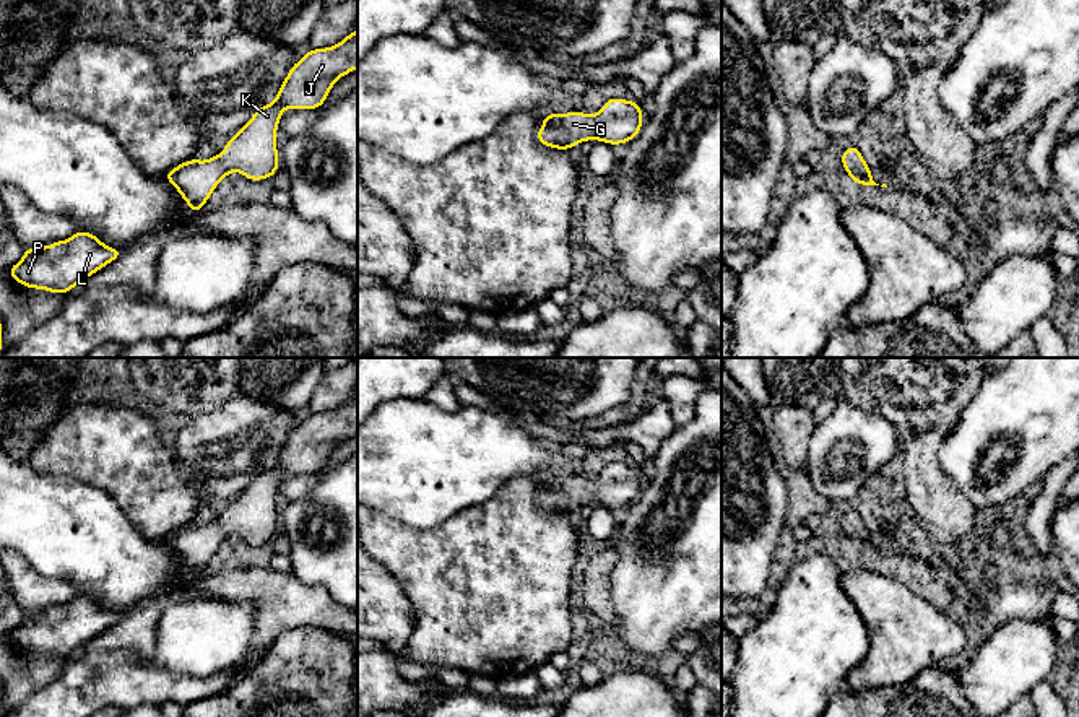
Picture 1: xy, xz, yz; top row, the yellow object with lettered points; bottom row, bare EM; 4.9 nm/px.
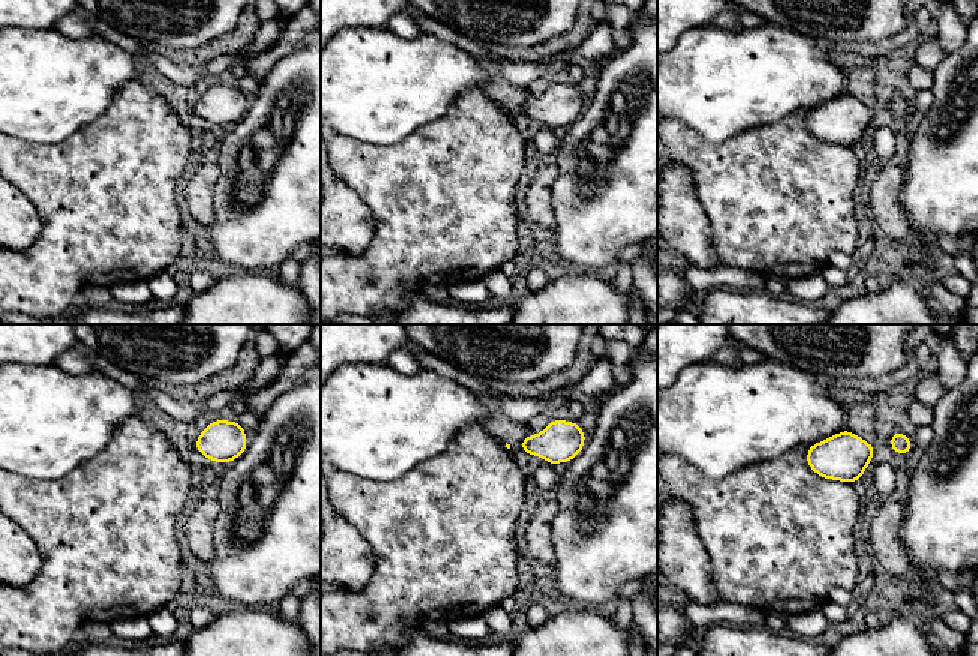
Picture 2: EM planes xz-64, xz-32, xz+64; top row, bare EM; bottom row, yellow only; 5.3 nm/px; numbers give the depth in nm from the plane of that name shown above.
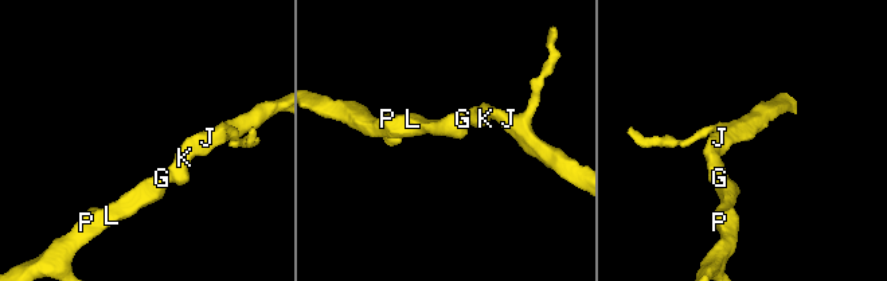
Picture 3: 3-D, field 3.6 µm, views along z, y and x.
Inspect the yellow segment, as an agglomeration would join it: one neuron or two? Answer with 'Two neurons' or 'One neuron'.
One neuron

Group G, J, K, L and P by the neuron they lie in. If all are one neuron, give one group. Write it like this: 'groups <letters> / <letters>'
groups G J K L P

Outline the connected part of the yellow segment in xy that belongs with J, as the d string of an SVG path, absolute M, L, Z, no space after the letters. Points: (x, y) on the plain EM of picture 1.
M358 393L333 411L310 413L291 431L275 465L257 471L252 483L224 509L221 519L206 525L188 524L166 537L166 545L197 579L219 545L232 535L249 545L271 543L280 533L276 493L283 475L320 473L333 447L356 432Z

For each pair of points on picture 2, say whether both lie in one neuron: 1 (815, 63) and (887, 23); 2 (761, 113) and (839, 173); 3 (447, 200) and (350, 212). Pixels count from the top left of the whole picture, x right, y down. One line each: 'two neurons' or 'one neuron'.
1: two neurons
2: two neurons
3: two neurons

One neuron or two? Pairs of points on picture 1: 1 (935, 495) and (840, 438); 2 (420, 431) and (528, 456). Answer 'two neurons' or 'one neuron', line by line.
1: two neurons
2: one neuron

